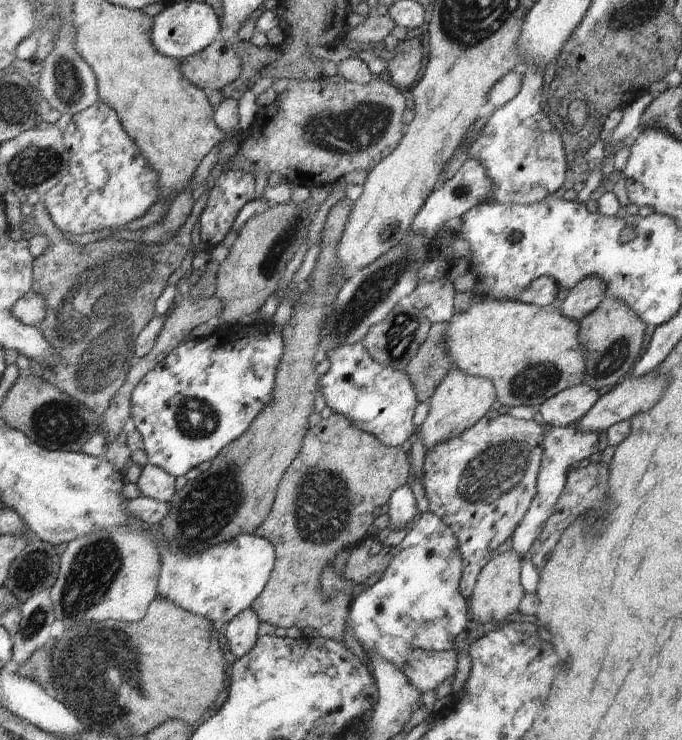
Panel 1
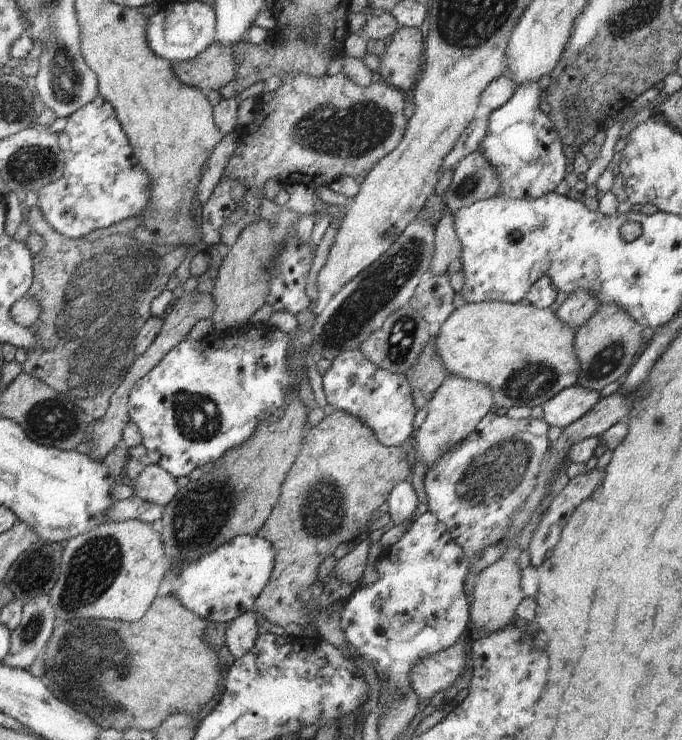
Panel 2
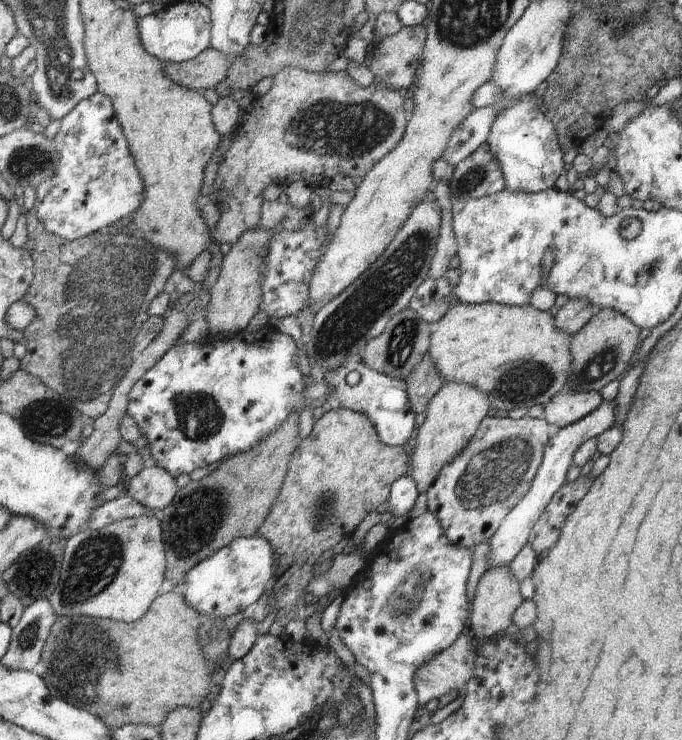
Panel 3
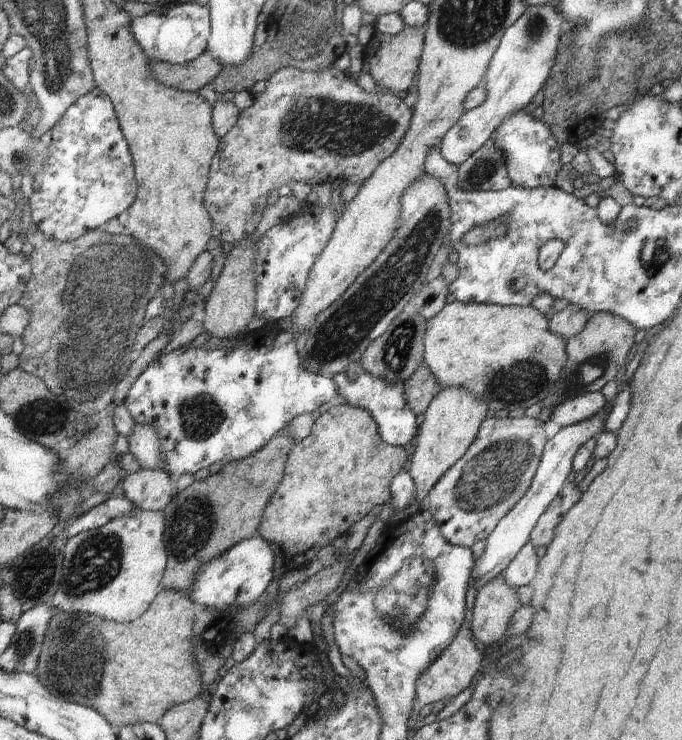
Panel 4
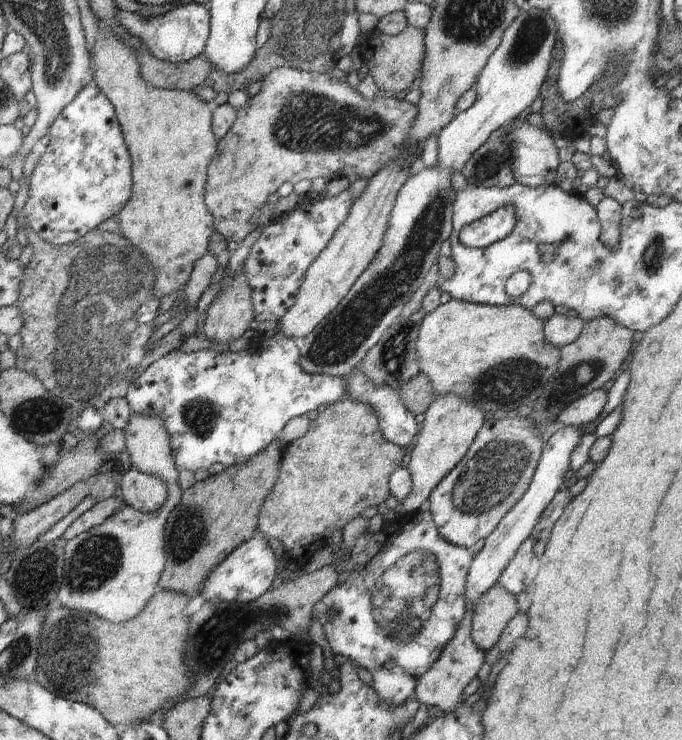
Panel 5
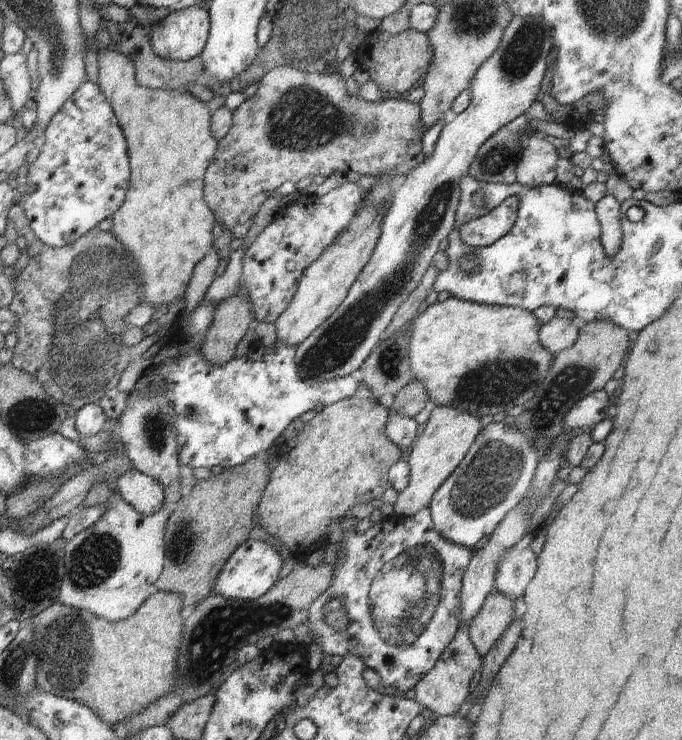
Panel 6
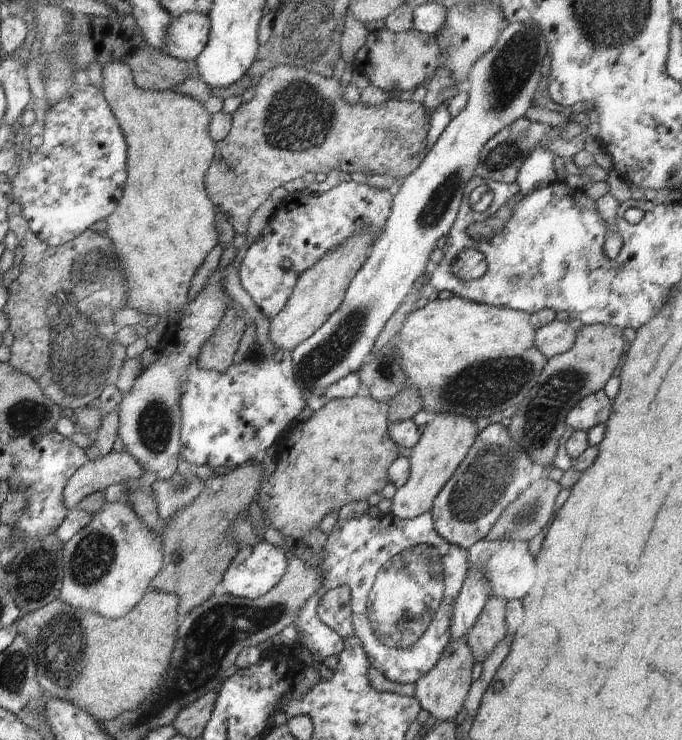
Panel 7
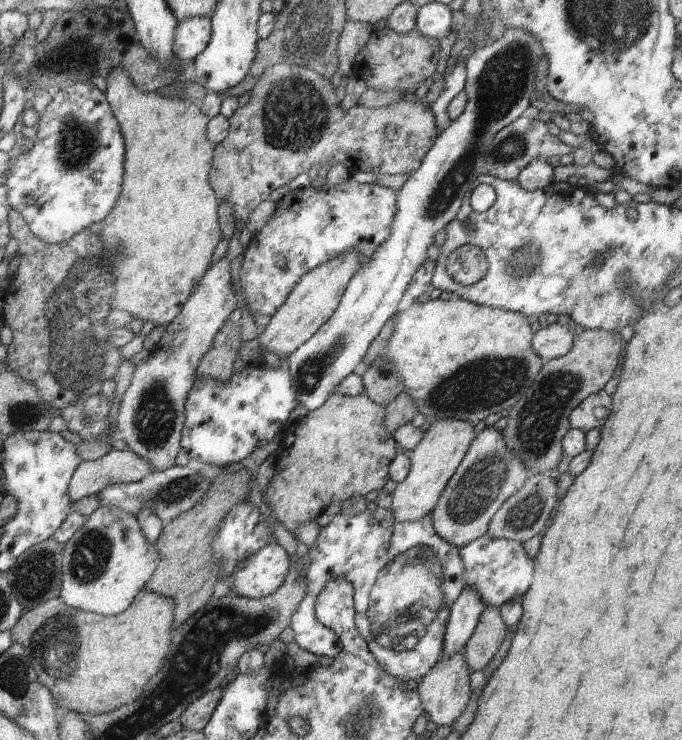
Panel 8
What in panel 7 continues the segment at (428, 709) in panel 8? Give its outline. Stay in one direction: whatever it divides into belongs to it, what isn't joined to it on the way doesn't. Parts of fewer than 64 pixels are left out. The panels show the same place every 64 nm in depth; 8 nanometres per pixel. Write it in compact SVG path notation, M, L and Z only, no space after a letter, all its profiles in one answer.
M466 636L458 638L458 640L450 640L434 668L431 668L426 676L422 676L420 680L415 682L414 696L421 707L426 712L430 712L431 716L434 716L439 722L461 719L463 706L473 683L471 672L475 662Z

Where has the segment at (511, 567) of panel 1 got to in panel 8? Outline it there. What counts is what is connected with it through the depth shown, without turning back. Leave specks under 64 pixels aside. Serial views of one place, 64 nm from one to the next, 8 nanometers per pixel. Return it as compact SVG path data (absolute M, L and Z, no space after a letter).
M485 606L478 619L478 626L464 646L464 660L470 673L484 670L488 666L506 638L506 630L506 624L500 616L500 607Z

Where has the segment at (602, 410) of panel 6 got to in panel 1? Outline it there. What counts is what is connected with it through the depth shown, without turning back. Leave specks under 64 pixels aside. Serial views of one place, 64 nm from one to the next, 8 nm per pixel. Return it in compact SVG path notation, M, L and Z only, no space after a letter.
M586 384L576 385L548 398L537 409L545 424L570 426L578 422L597 402L598 392Z

